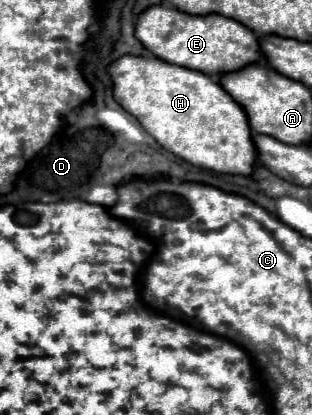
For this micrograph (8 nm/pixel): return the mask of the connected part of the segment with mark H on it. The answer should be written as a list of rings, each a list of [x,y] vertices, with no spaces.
[[[125,54],[111,62],[107,66],[107,72],[113,80],[113,98],[117,104],[121,104],[129,114],[133,114],[139,124],[169,152],[175,156],[213,172],[225,172],[225,174],[243,174],[249,176],[253,172],[253,162],[257,158],[257,152],[253,148],[251,140],[251,128],[247,124],[247,116],[243,108],[221,88],[217,80],[211,76],[189,70],[177,64],[169,64],[159,58],[145,58]]]

